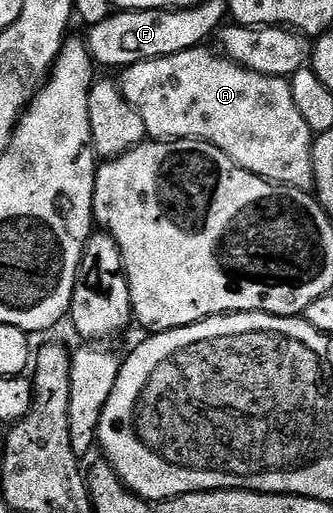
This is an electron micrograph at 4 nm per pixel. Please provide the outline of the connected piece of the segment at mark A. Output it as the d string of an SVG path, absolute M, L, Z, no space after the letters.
M199 47L180 51L180 55L127 65L121 70L122 94L140 115L140 119L144 119L147 138L155 141L207 141L220 147L220 151L244 167L244 171L252 171L252 175L293 189L313 190L314 164L310 146L314 144L315 134L310 132L308 123L304 123L300 116L296 101L292 99L289 80L260 75L215 53L210 47Z

